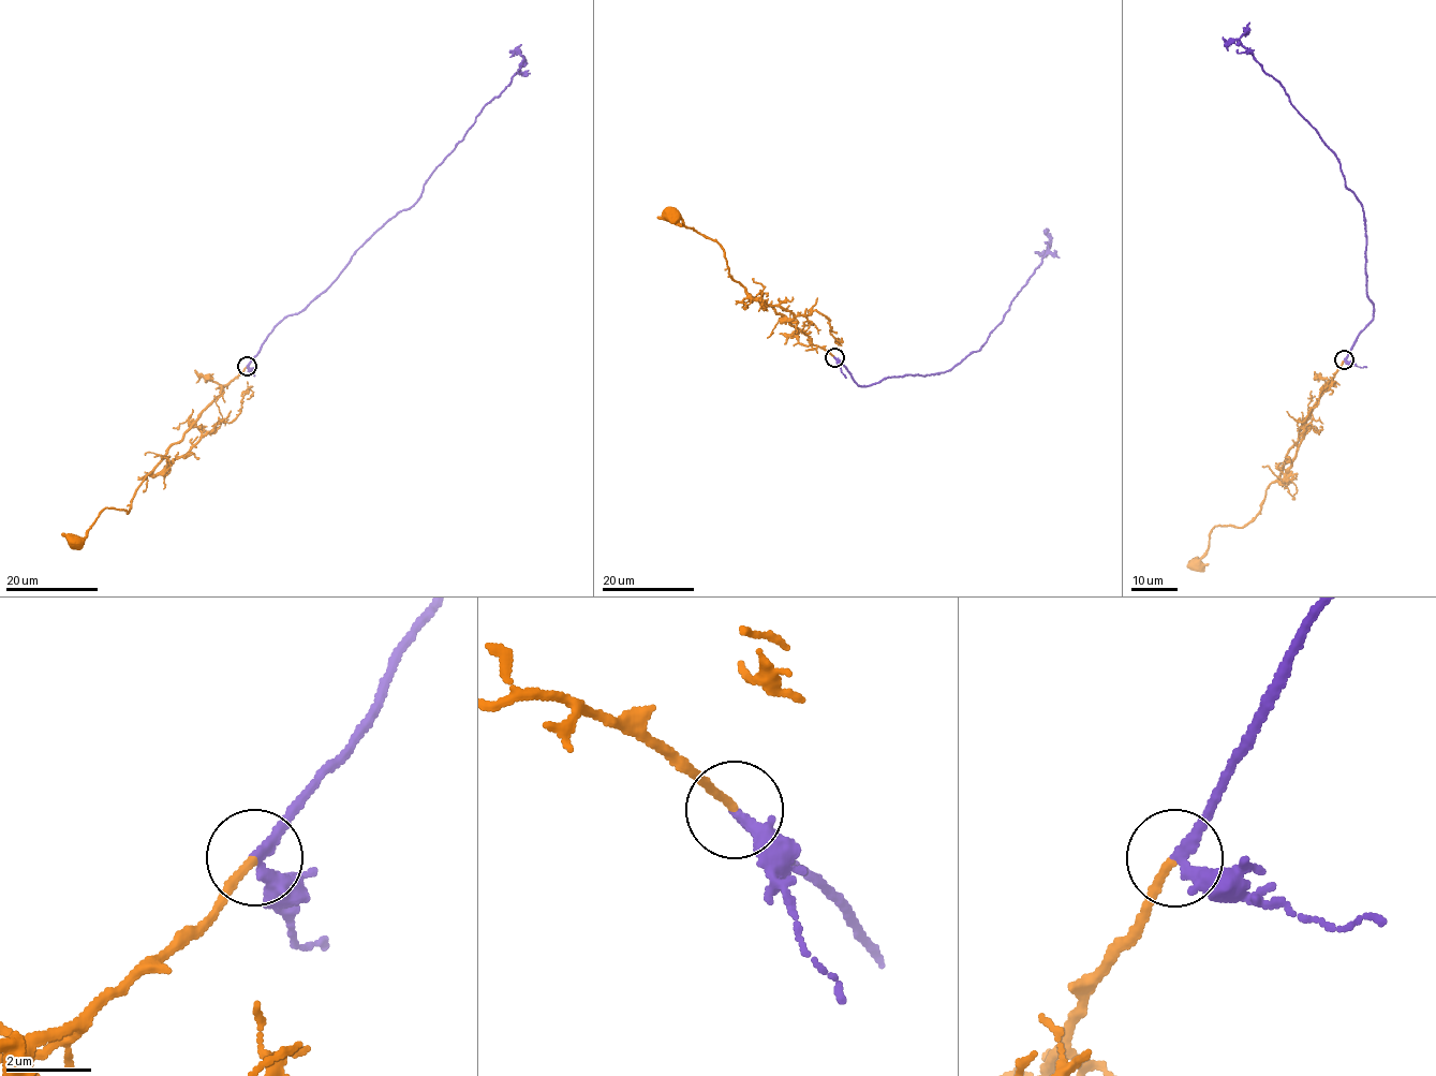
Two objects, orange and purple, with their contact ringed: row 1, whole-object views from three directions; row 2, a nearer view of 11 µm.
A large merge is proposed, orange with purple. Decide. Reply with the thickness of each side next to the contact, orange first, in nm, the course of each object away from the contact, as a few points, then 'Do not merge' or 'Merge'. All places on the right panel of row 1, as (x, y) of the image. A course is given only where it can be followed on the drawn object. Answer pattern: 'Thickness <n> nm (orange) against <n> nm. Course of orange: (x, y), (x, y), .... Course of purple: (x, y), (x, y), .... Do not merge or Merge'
Thickness 190 nm (orange) against 240 nm. Course of orange: (1344, 359), (1290, 447), (1282, 474), (1268, 487), (1258, 513), (1242, 527), (1215, 526), (1209, 549), (1196, 564). Course of purple: (1344, 359), (1374, 306), (1363, 207), (1338, 159), (1242, 45), (1249, 21). Merge

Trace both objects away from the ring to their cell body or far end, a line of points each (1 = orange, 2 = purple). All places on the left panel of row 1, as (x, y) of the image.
1: (247, 366), (224, 386), (146, 476), (127, 513), (105, 507), (88, 533), (77, 542)
2: (247, 366), (272, 329), (313, 301), (381, 227), (417, 201), (425, 180), (521, 67), (521, 44)

